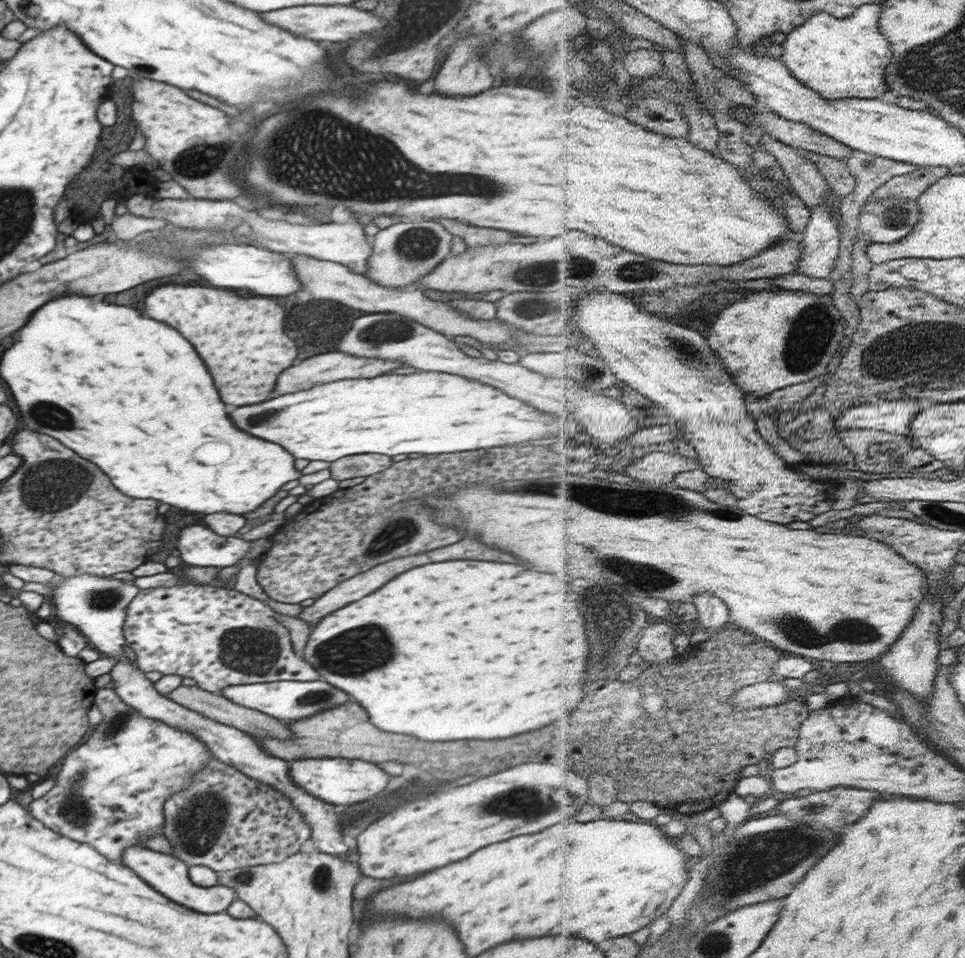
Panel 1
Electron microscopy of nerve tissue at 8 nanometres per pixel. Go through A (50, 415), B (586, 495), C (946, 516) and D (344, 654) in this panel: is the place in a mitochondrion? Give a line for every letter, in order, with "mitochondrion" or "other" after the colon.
A: mitochondrion
B: mitochondrion
C: mitochondrion
D: mitochondrion

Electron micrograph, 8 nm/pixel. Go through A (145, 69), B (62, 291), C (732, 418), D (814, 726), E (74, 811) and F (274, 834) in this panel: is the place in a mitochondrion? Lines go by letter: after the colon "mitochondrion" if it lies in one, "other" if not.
A: other
B: other
C: other
D: other
E: mitochondrion
F: other

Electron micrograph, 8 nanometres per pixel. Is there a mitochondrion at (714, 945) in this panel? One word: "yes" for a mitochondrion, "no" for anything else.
yes

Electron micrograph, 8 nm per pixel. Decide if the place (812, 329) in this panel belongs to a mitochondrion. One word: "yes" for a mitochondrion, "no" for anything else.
yes

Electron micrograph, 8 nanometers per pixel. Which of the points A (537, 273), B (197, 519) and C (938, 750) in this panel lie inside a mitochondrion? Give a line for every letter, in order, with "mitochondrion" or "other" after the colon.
A: mitochondrion
B: other
C: other

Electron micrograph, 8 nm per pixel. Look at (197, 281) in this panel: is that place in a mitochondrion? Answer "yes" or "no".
no

